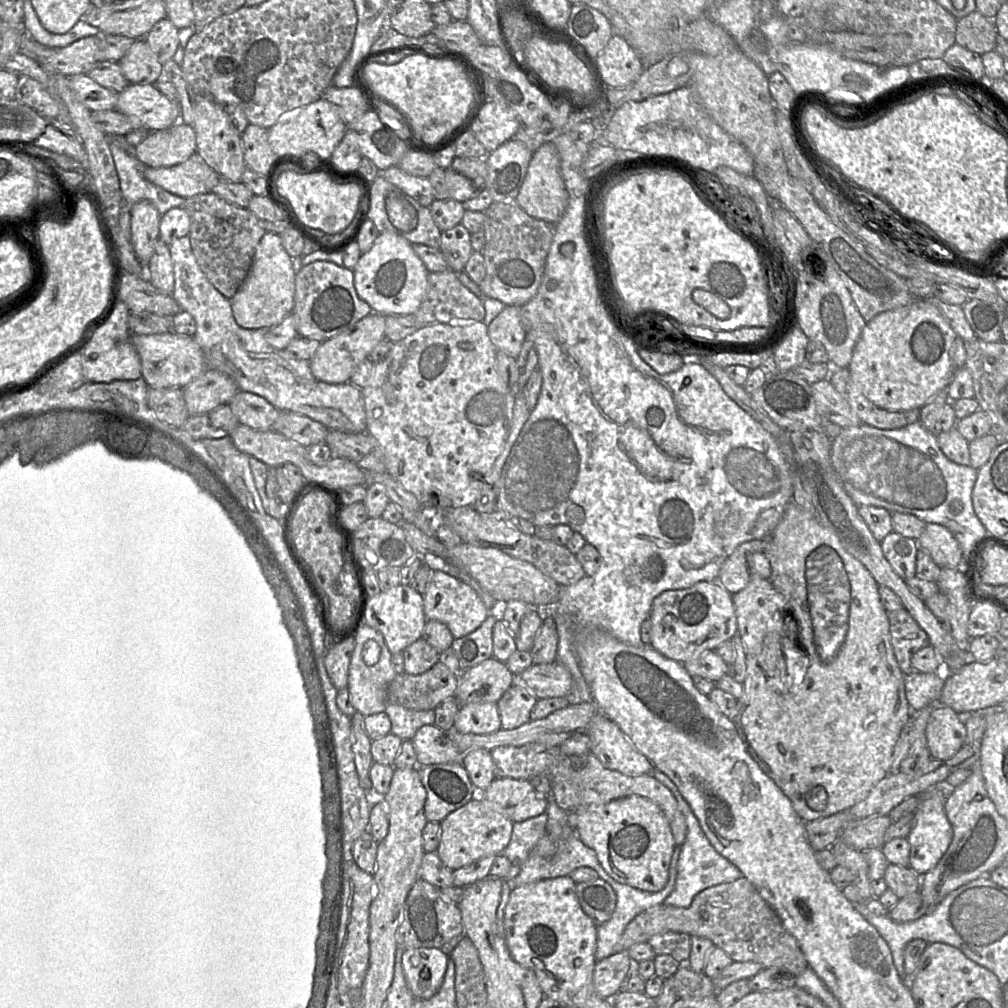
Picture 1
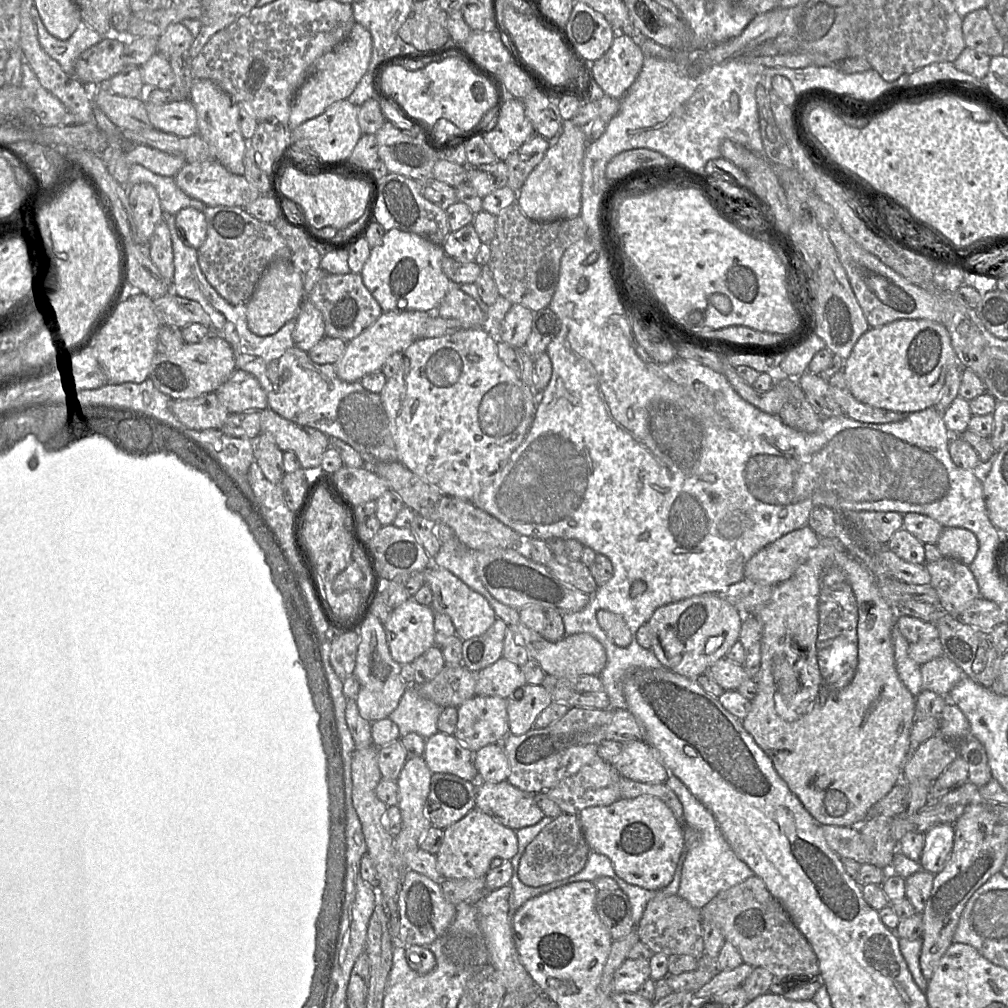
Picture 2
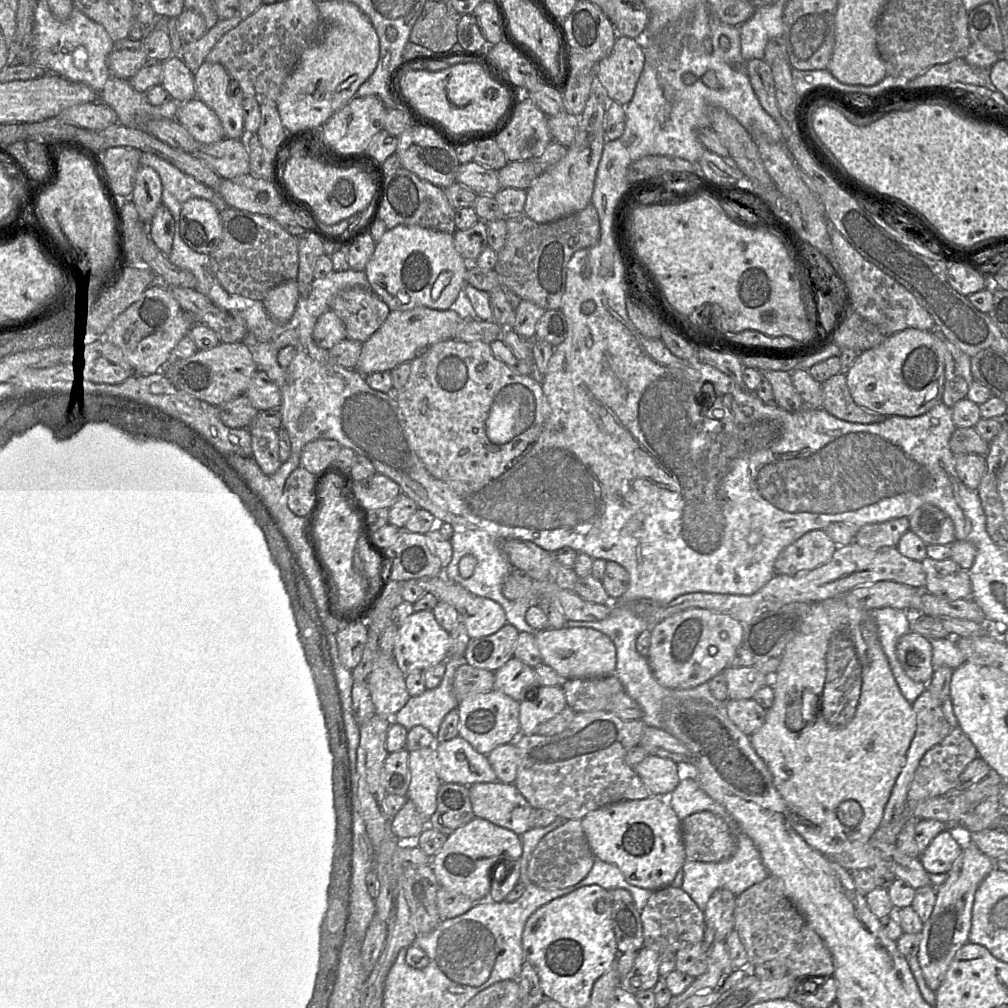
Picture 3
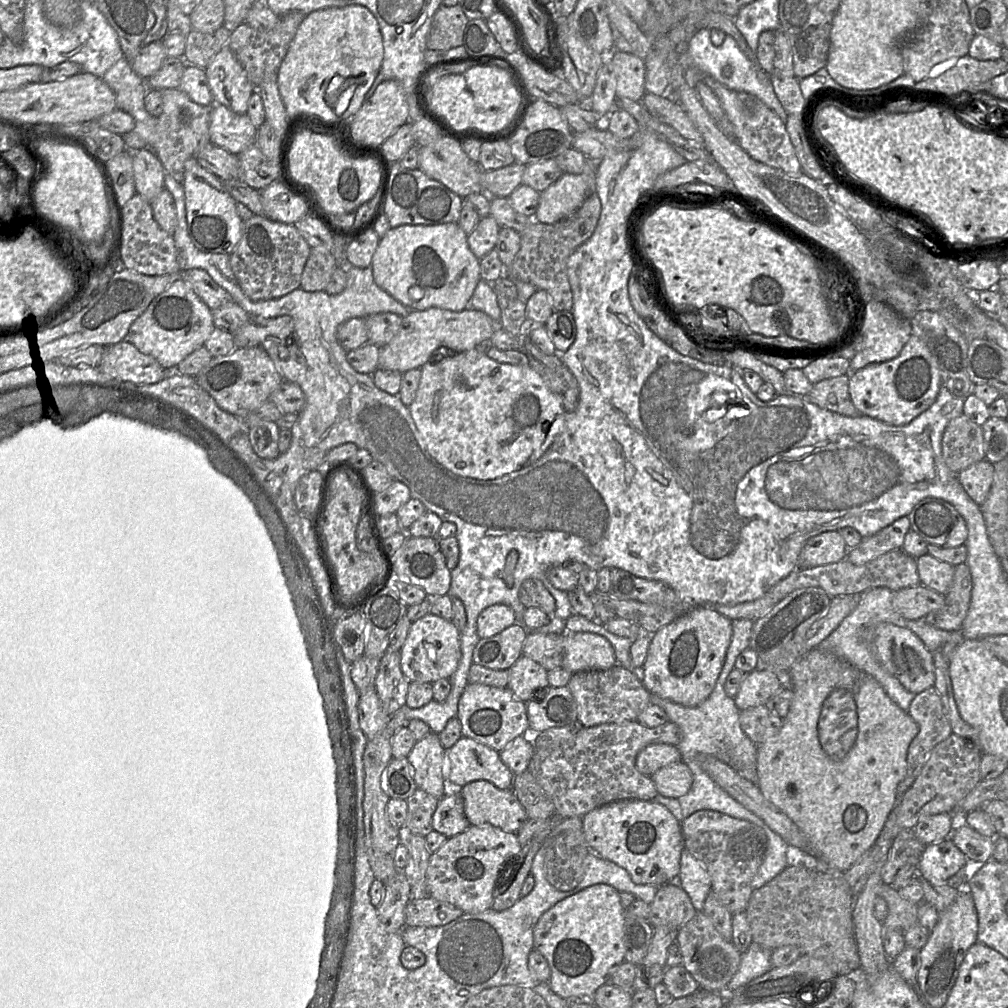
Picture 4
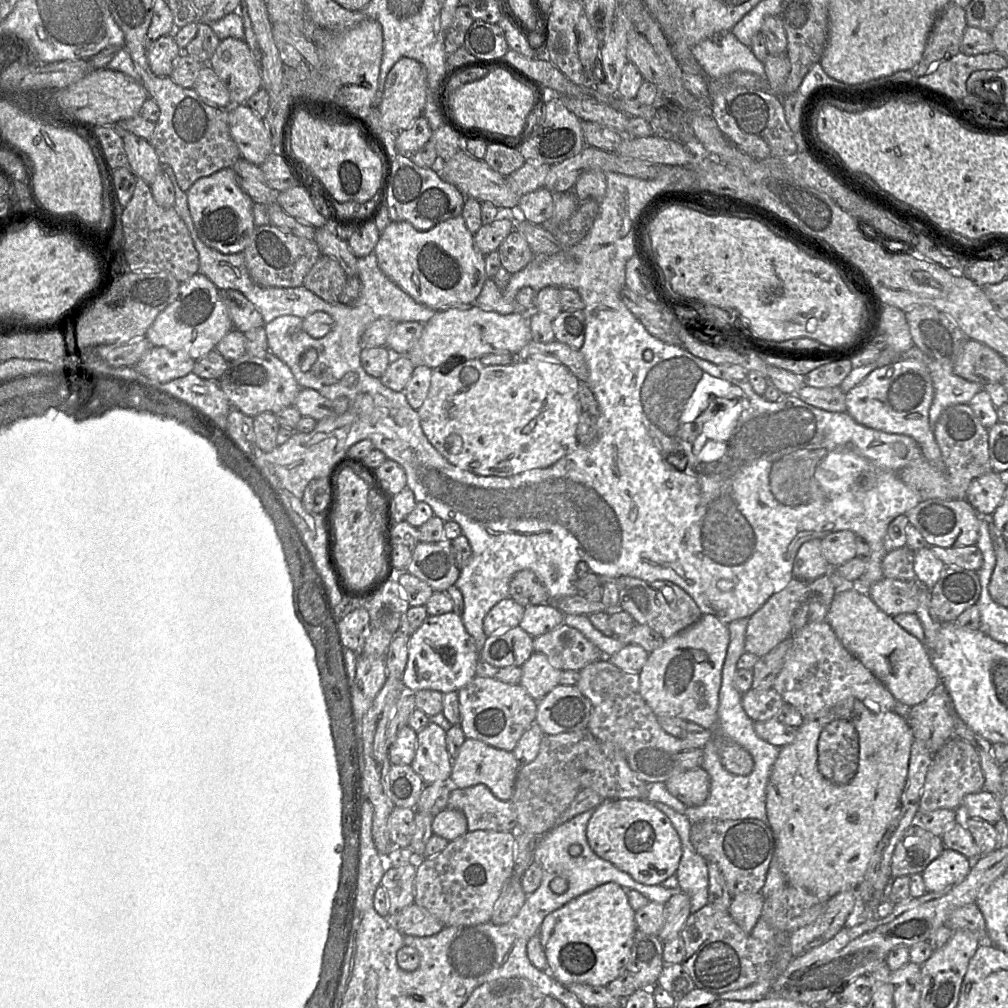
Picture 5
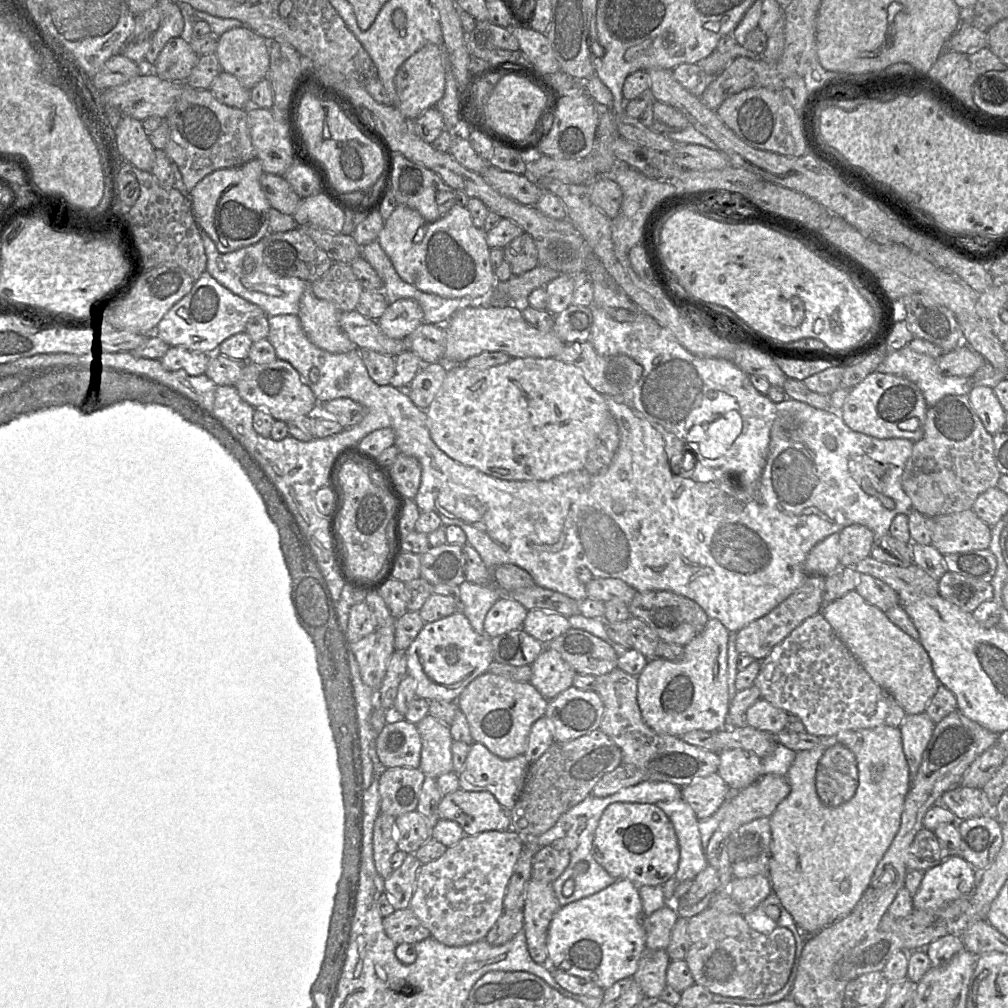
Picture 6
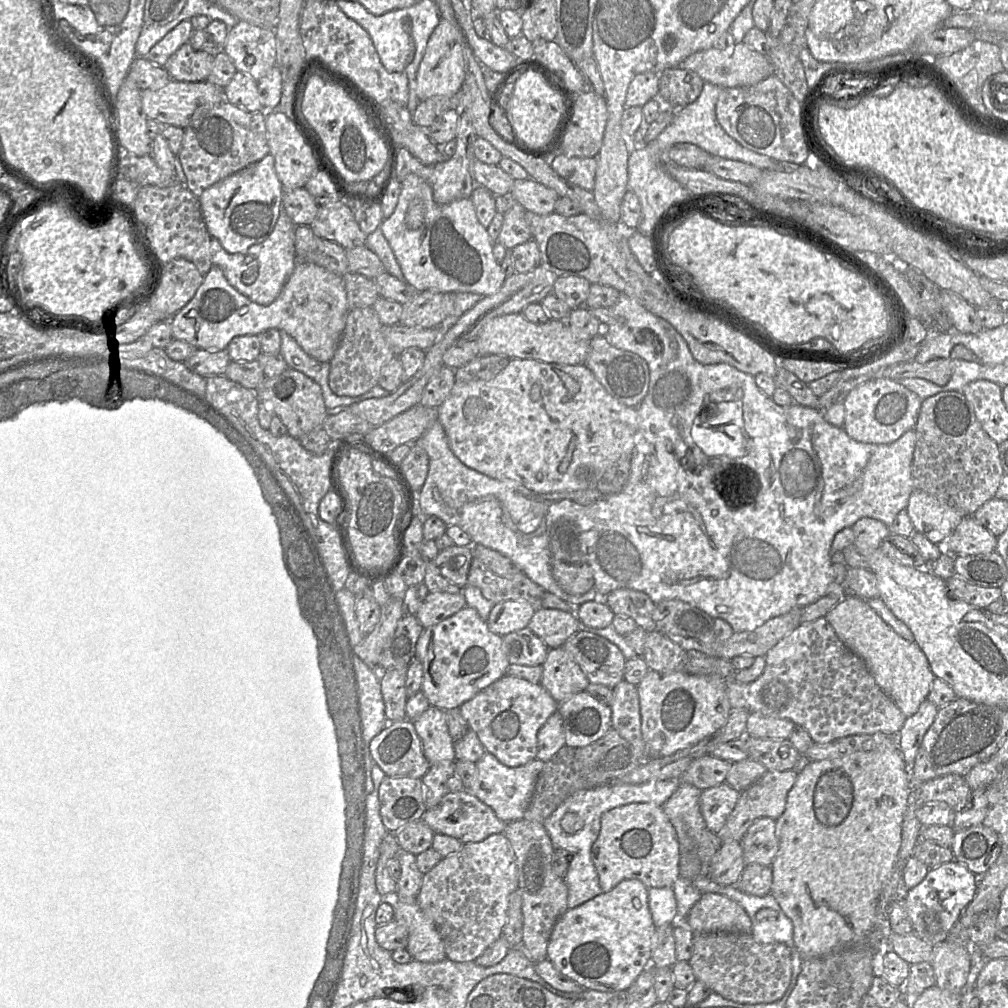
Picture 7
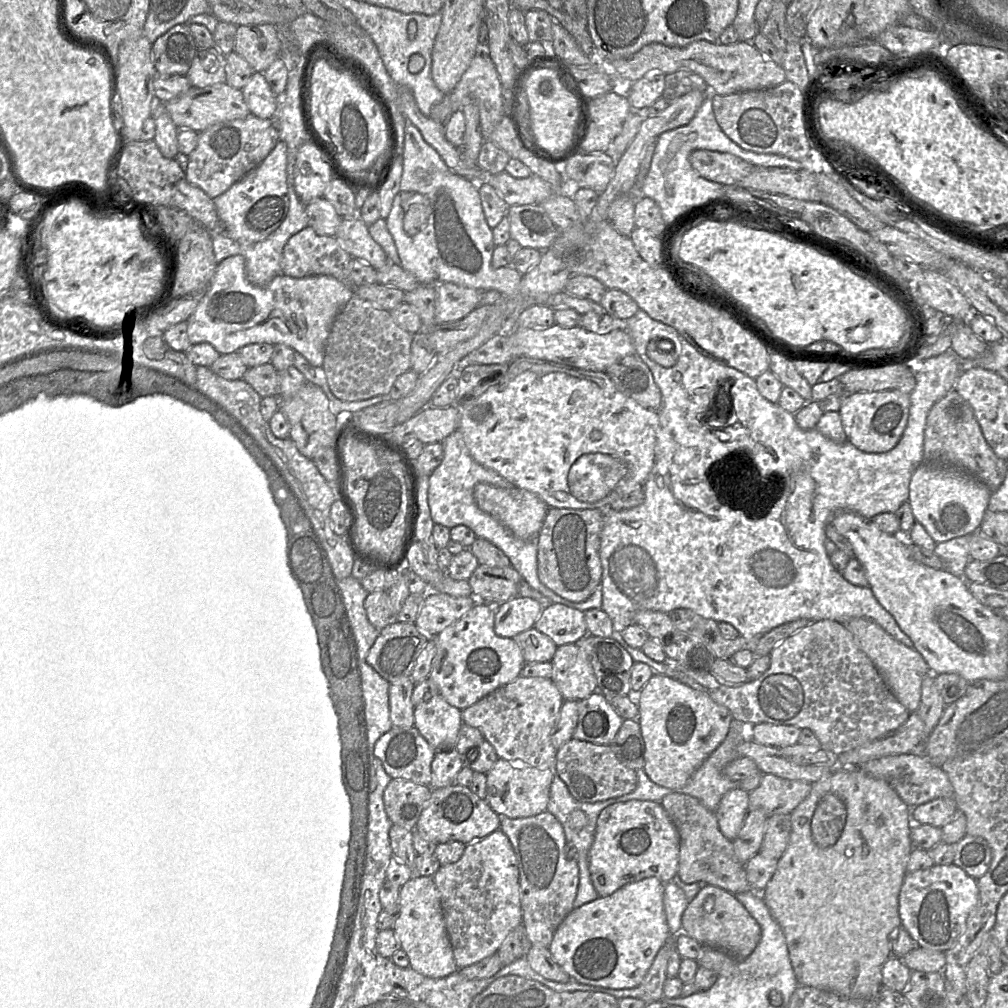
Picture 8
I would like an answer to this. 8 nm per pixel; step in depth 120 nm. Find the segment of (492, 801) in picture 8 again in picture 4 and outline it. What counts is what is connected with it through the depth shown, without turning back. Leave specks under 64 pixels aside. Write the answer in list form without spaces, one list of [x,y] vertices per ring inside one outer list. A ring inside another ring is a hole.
[[[462,736],[446,751],[446,780],[449,789],[484,780],[501,790],[512,789],[514,774],[502,762],[498,751]]]

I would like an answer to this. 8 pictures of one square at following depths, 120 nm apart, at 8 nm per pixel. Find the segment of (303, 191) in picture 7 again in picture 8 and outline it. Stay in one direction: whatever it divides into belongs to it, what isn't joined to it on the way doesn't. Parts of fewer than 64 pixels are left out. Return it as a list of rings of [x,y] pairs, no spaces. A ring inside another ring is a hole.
[[[324,197],[314,198],[305,205],[308,216],[308,226],[311,226],[317,234],[335,236],[342,217],[334,206]]]

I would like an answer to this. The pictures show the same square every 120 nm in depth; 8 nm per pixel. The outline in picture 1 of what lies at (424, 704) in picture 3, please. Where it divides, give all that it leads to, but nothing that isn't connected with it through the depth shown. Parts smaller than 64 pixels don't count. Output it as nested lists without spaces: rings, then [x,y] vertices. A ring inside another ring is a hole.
[[[388,703],[385,713],[390,718],[391,733],[403,741],[412,740],[421,727],[435,723],[434,710],[415,711],[397,703]]]

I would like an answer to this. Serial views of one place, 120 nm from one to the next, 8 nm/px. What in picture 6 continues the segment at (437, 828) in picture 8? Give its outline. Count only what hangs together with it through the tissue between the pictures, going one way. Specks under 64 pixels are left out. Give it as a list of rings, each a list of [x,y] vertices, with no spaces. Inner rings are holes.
[[[459,788],[442,798],[438,814],[440,819],[458,823],[467,836],[511,829],[510,813],[485,791],[468,792]]]

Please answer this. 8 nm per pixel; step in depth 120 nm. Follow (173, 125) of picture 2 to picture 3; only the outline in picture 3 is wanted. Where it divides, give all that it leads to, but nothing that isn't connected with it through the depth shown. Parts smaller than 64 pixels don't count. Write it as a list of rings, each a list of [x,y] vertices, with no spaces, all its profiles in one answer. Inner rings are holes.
[[[198,98],[180,103],[175,119],[200,145],[212,144],[225,138],[217,115]]]

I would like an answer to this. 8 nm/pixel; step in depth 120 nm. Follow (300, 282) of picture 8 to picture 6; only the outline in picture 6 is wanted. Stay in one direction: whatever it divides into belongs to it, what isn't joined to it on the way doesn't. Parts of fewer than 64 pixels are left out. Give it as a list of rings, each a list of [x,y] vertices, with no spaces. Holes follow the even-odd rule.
[[[207,271],[195,281],[191,291],[175,303],[156,326],[154,335],[170,346],[213,354],[227,338],[245,332],[247,322],[265,311],[222,286]],[[308,285],[299,303],[298,317],[309,340],[330,353],[347,353],[356,345],[339,326],[340,311],[329,301],[315,296]]]

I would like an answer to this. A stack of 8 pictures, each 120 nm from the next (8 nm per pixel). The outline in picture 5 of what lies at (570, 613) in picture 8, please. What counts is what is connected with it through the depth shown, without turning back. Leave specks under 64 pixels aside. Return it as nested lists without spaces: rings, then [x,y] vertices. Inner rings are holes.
[[[551,604],[526,606],[519,626],[535,638],[562,625],[565,615]]]

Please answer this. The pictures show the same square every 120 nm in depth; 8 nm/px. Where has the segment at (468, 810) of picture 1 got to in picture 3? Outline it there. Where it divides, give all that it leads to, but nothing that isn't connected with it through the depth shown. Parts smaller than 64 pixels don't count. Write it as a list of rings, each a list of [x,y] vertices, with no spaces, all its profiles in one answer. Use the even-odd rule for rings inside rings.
[[[474,817],[450,834],[430,866],[441,887],[462,894],[474,903],[490,899],[493,869],[500,860],[516,861],[522,855],[521,837],[515,832]]]

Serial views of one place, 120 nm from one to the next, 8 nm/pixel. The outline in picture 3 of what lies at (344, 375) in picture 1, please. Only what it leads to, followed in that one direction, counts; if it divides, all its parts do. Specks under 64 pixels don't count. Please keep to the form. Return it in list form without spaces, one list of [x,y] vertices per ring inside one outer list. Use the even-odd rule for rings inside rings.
[[[425,306],[410,310],[391,311],[383,324],[362,343],[361,353],[355,367],[363,375],[390,371],[403,362],[410,362],[429,346],[453,339],[460,331],[464,319],[455,310],[437,310]]]

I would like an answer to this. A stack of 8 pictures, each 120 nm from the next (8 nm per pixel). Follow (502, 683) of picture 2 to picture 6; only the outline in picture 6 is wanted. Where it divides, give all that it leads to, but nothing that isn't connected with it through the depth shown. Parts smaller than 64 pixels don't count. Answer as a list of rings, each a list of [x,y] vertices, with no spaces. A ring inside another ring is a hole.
[[[544,648],[530,666],[532,675],[529,683],[548,701],[573,686],[576,671],[555,650]]]

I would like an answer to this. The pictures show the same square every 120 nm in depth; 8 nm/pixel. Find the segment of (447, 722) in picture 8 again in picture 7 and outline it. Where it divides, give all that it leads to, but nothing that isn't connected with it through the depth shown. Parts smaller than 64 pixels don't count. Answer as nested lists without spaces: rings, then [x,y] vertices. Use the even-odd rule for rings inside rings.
[[[430,706],[413,723],[421,739],[424,755],[431,765],[456,761],[445,710]]]

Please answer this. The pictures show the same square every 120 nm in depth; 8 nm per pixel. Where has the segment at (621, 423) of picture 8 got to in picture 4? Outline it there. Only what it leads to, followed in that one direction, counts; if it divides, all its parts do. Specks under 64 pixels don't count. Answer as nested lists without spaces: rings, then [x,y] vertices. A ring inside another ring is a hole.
[[[441,347],[432,358],[421,367],[421,378],[413,402],[408,406],[417,430],[426,445],[429,454],[446,469],[463,477],[480,481],[494,480],[501,476],[513,473],[522,466],[538,459],[554,442],[562,431],[565,413],[562,399],[553,393],[543,378],[528,366],[517,366],[509,363],[500,363],[489,358],[483,348],[474,348],[456,353],[452,349]]]

